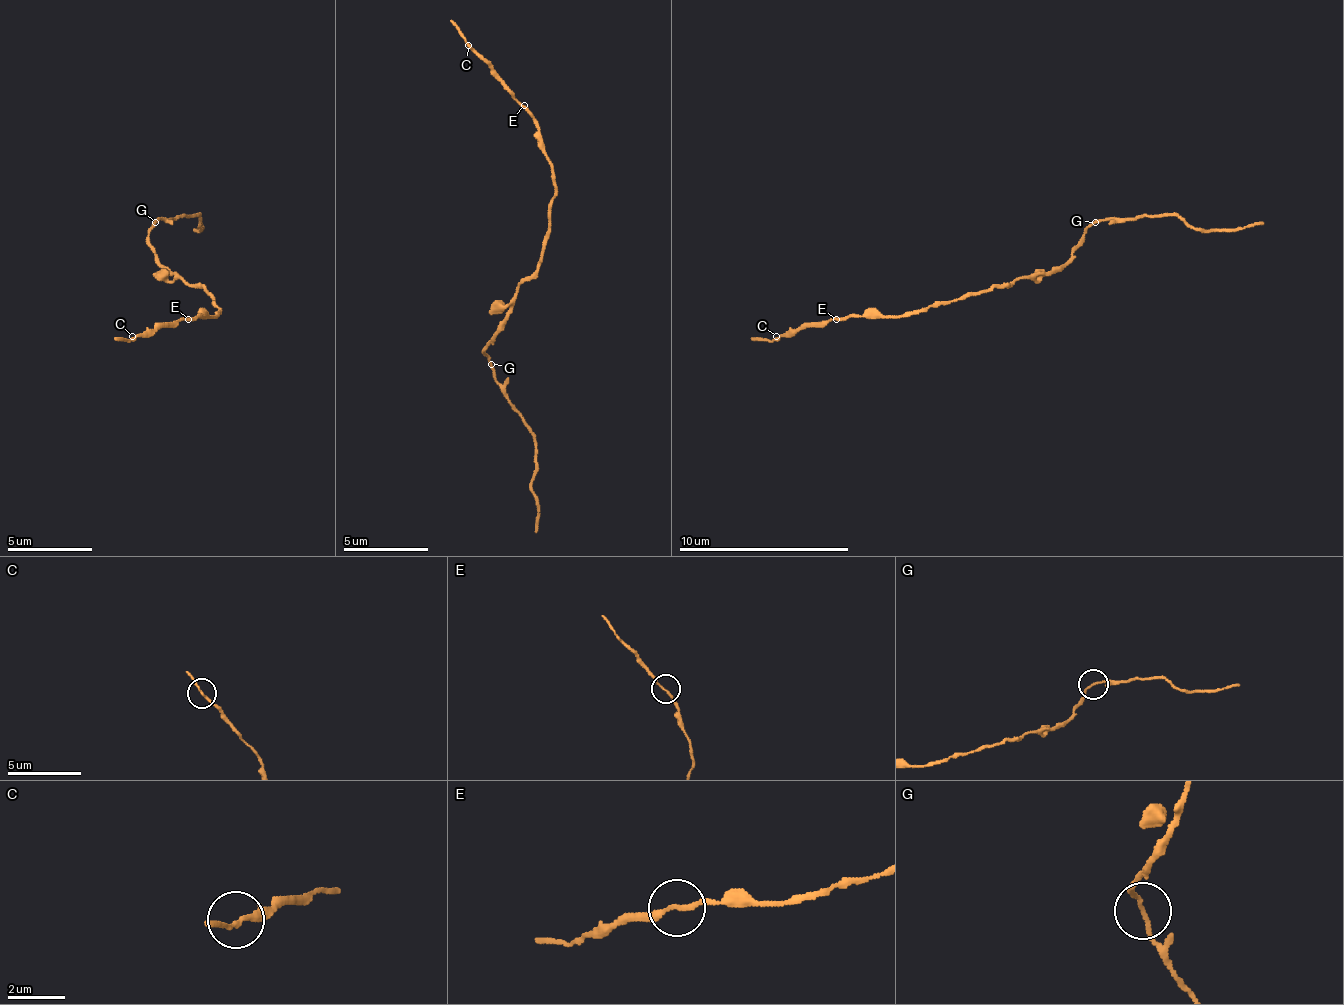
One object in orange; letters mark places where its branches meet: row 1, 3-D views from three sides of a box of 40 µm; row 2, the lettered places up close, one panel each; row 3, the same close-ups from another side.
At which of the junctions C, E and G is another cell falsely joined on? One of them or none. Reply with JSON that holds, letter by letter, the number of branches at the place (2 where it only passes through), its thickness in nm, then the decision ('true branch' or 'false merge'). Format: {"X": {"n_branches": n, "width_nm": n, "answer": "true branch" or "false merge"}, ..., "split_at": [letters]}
{"C": {"n_branches": 2, "width_nm": 150, "answer": "true branch"}, "E": {"n_branches": 2, "width_nm": 130, "answer": "true branch"}, "G": {"n_branches": 2, "width_nm": 140, "answer": "false merge"}, "split_at": ["G"]}

